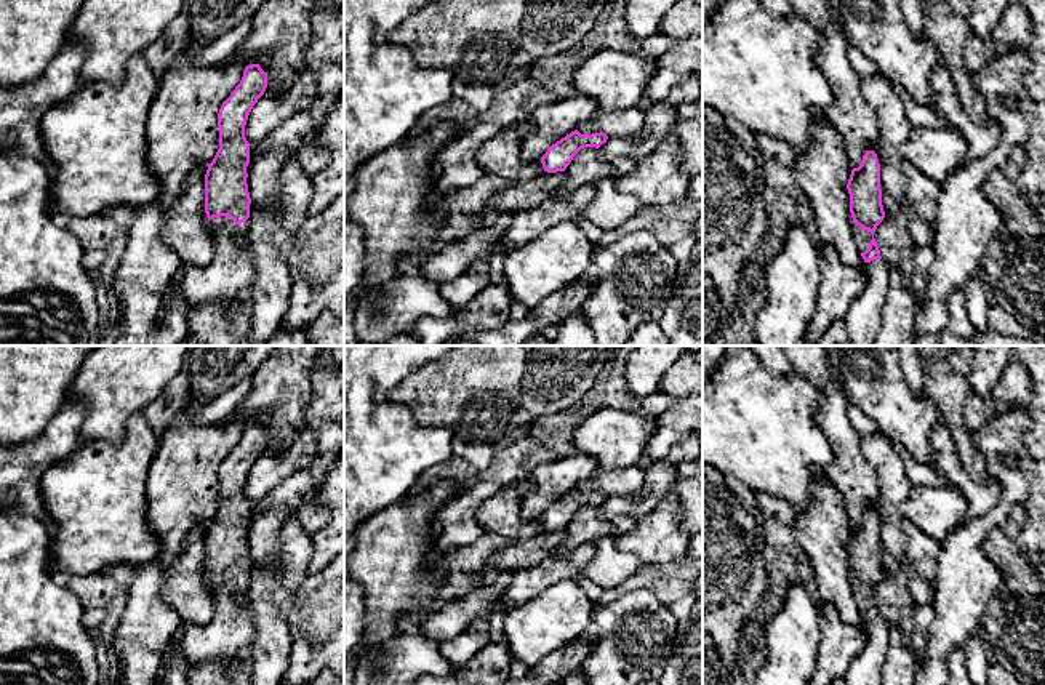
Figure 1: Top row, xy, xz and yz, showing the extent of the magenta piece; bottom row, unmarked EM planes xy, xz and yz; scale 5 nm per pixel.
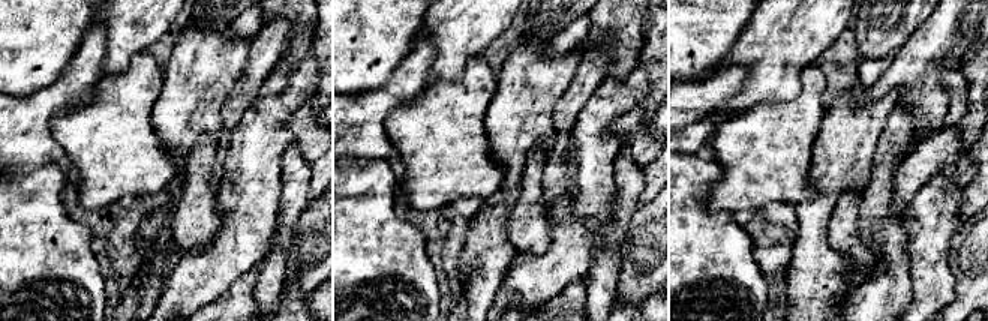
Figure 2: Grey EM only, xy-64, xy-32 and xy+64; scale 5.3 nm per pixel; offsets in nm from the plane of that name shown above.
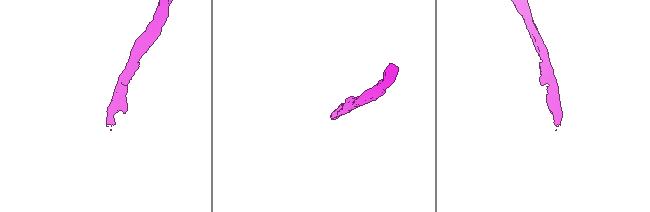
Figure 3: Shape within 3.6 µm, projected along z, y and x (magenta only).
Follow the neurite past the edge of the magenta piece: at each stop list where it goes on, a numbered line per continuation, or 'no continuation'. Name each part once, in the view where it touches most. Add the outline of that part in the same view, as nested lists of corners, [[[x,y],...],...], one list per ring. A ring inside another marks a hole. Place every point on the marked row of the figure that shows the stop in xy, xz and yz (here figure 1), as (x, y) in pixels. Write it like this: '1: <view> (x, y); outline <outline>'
1: yz (863, 237); outline [[[853,222],[853,235],[859,251],[864,253],[869,248],[872,234],[869,230],[861,229],[856,222]]]

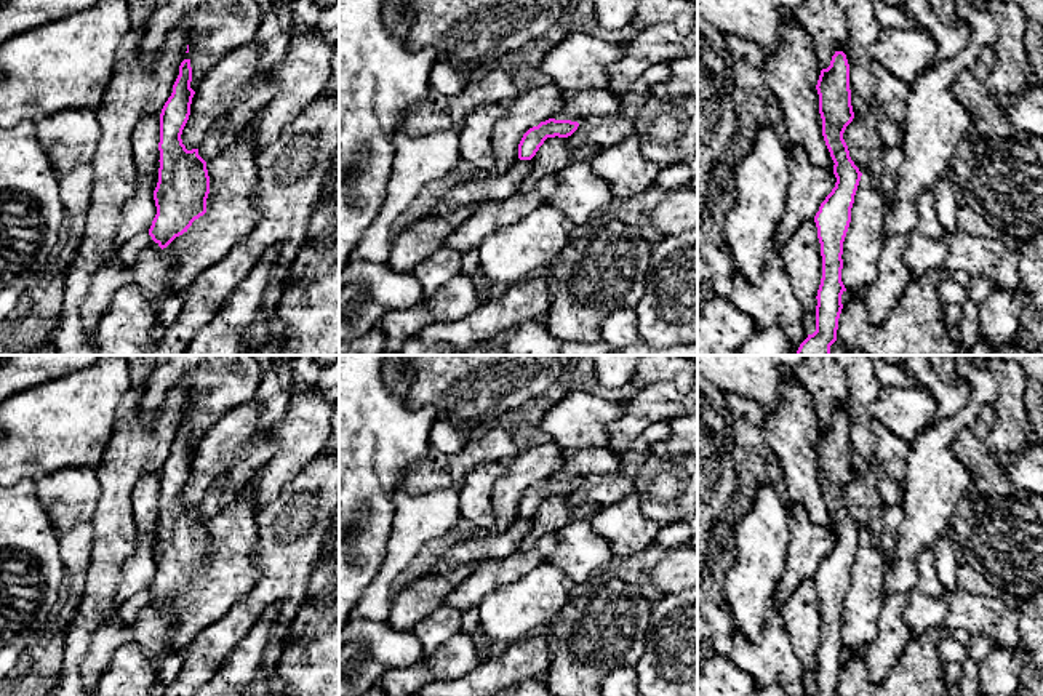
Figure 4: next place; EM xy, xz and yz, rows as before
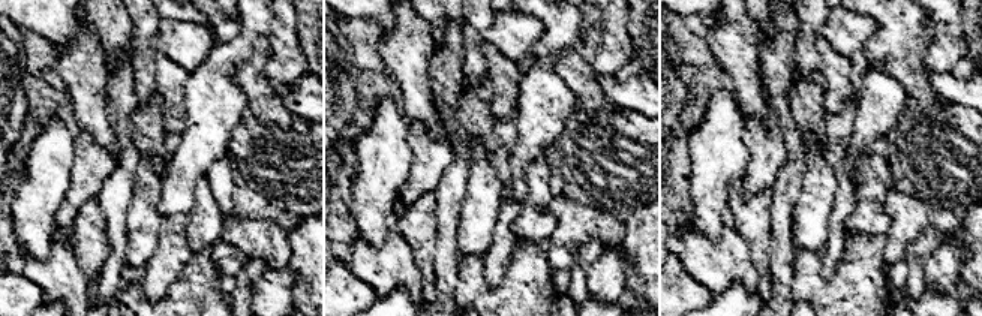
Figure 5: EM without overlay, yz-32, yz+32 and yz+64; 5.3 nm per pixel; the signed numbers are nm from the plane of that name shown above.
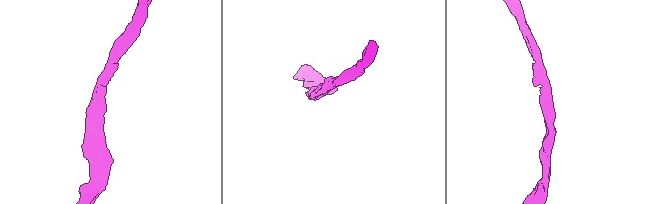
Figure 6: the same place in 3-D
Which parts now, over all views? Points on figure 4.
no continuation

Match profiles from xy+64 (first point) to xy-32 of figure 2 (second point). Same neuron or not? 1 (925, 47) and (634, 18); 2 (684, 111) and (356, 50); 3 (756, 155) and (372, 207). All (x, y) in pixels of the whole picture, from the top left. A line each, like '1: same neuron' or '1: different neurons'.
1: same neuron
2: different neurons
3: different neurons

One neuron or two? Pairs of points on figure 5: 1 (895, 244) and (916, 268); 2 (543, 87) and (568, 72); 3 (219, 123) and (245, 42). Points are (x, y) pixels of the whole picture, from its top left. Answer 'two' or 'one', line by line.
1: two
2: two
3: one

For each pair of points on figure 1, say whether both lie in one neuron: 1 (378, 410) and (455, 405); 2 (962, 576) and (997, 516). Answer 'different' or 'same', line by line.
1: different
2: same

